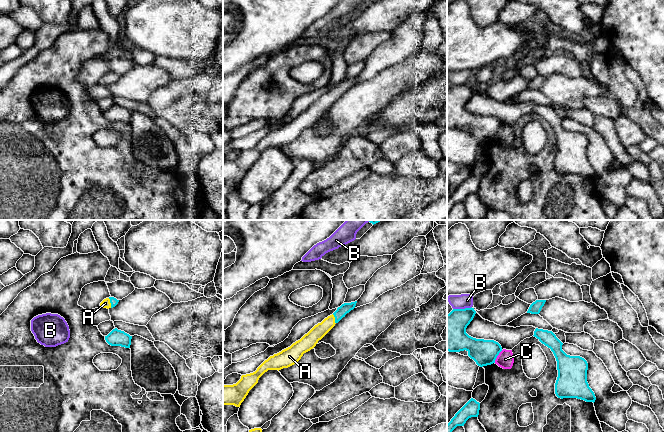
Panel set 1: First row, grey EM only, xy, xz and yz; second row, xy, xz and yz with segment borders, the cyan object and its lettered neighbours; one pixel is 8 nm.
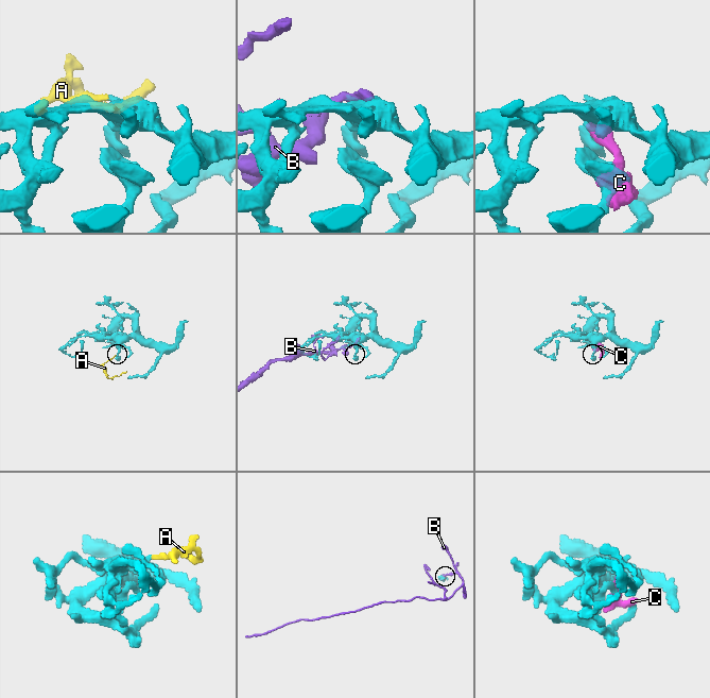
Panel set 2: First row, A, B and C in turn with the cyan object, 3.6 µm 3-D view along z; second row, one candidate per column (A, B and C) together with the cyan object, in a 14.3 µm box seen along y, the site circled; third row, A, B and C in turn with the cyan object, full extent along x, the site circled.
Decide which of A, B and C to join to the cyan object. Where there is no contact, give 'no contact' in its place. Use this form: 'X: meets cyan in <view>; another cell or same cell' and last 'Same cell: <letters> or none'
A: meets cyan in xy; same cell
B: meets cyan in yz; another cell
C: meets cyan in yz; another cell
Same cell: A

